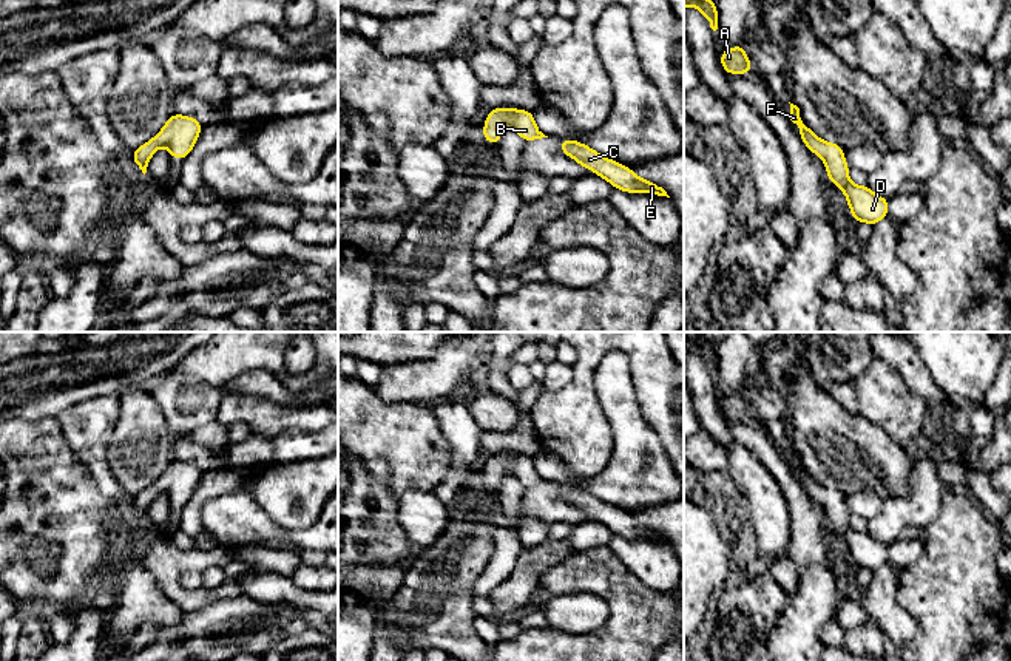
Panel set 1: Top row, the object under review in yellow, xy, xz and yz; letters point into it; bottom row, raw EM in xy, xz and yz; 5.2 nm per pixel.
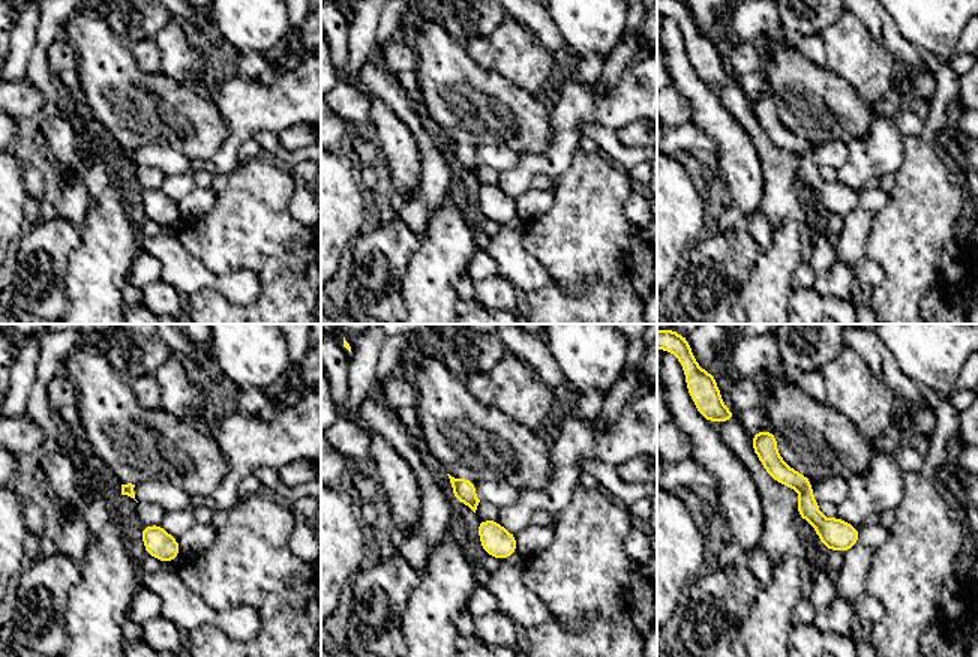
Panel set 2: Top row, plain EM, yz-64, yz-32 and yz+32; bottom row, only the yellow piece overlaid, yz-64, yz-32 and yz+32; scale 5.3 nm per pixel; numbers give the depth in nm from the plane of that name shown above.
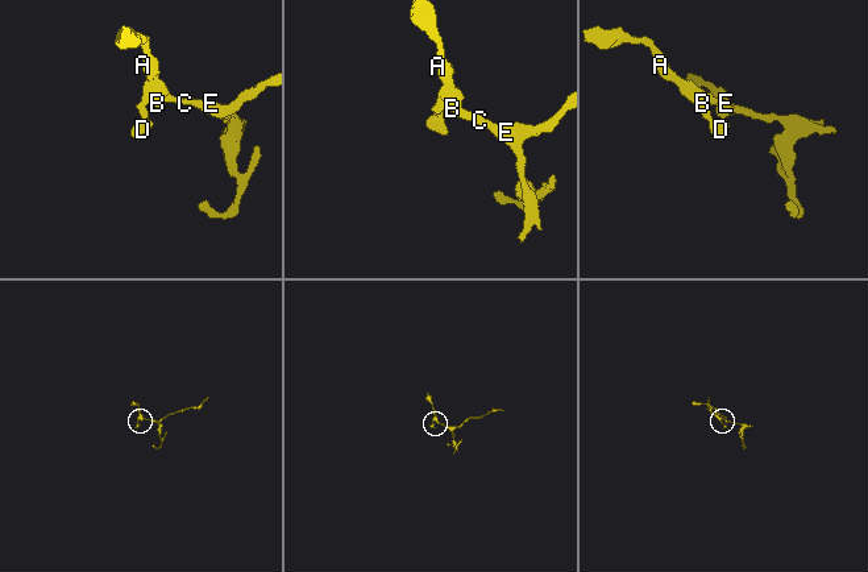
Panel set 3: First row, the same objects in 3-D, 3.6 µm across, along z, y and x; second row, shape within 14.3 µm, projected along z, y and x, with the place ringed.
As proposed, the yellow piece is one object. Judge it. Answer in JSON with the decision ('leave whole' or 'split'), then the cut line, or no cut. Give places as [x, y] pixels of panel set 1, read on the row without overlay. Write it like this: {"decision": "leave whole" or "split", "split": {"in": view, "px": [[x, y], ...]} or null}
{"decision": "leave whole", "split": null}

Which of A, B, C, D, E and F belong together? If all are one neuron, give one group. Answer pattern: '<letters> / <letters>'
A B C D E F

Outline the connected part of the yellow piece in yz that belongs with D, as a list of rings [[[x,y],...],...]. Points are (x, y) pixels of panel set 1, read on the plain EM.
[[[790,449],[790,466],[800,474],[804,491],[826,511],[827,525],[843,536],[850,561],[858,568],[872,573],[889,559],[889,545],[874,539],[867,531],[855,531],[849,525],[849,511],[844,505],[844,494],[833,488],[820,485],[801,465],[800,454]]]

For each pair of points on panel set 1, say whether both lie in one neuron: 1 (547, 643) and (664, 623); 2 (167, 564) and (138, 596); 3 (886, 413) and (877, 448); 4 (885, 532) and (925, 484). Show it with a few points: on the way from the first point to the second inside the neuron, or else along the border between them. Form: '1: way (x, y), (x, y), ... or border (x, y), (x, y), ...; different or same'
1: way (576, 644), (622, 644), (635, 632); same
2: border (141, 559), (159, 590), (176, 606); different
3: border (858, 413), (905, 450); different
4: way (896, 519), (919, 496); same

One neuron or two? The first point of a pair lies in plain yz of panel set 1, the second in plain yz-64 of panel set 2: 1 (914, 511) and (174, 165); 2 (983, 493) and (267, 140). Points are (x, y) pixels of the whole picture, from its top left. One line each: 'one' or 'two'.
1: two
2: one

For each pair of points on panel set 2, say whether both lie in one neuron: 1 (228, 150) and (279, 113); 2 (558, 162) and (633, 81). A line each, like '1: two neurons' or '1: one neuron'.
1: one neuron
2: one neuron

